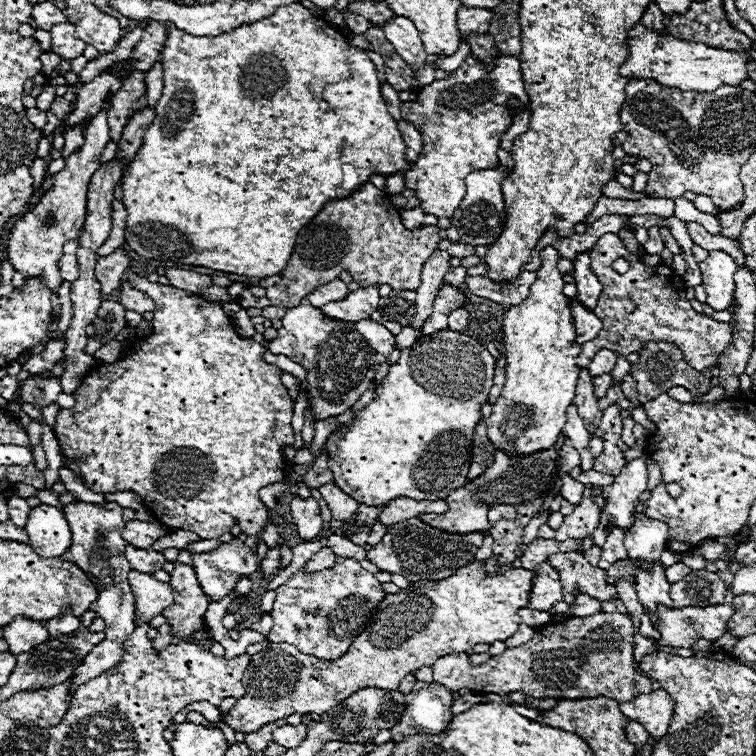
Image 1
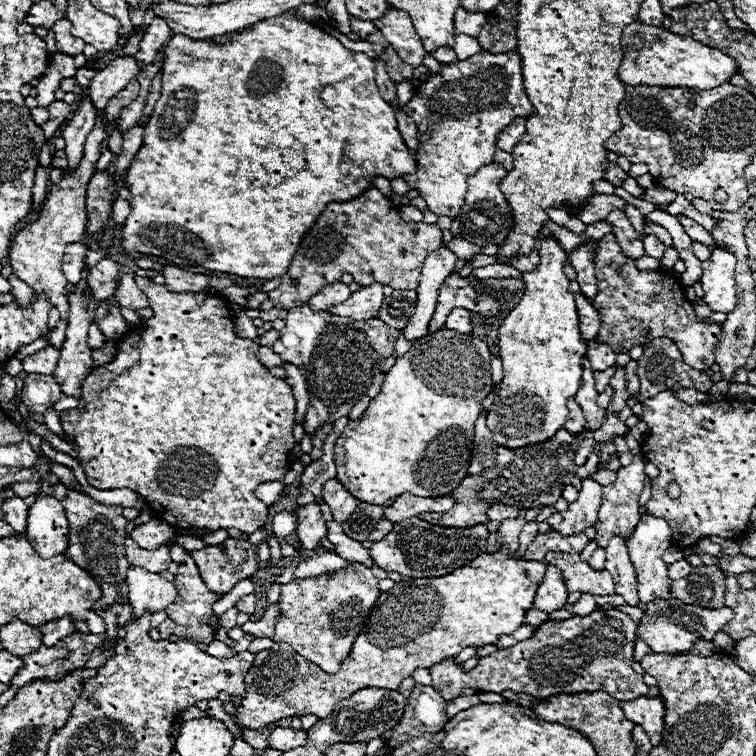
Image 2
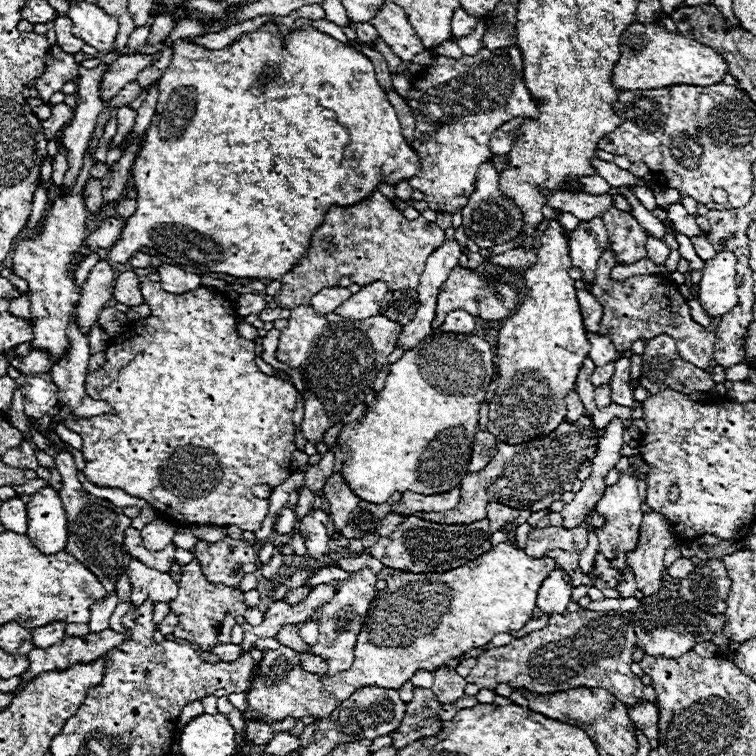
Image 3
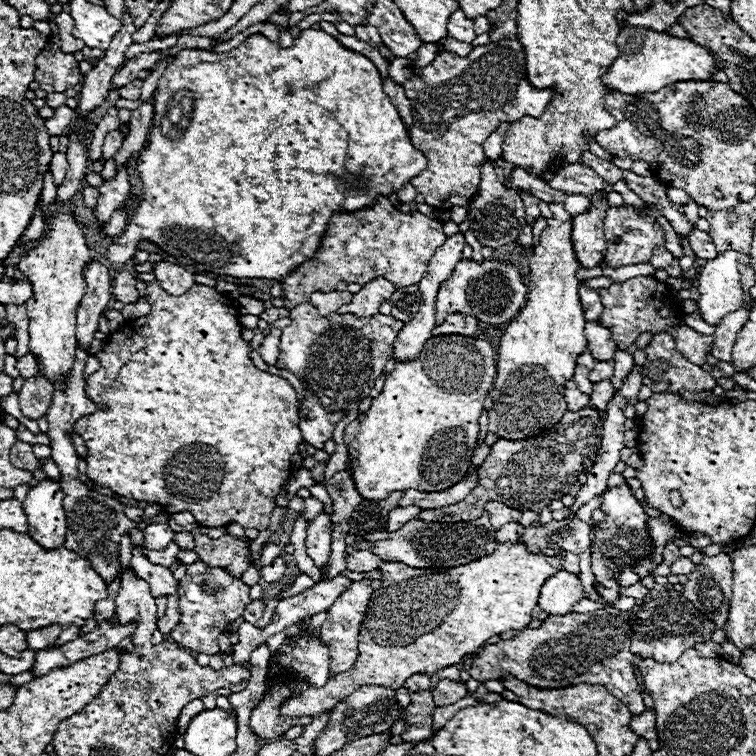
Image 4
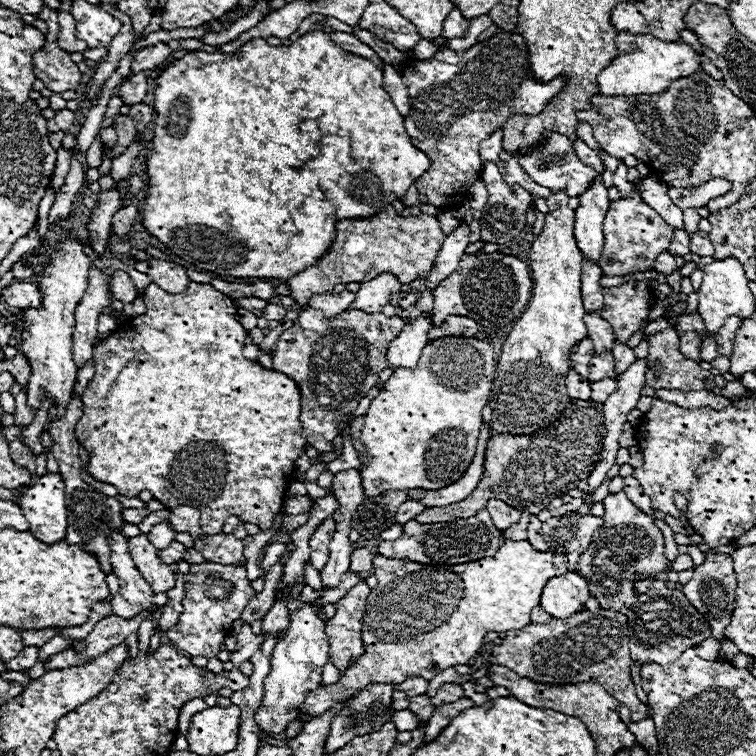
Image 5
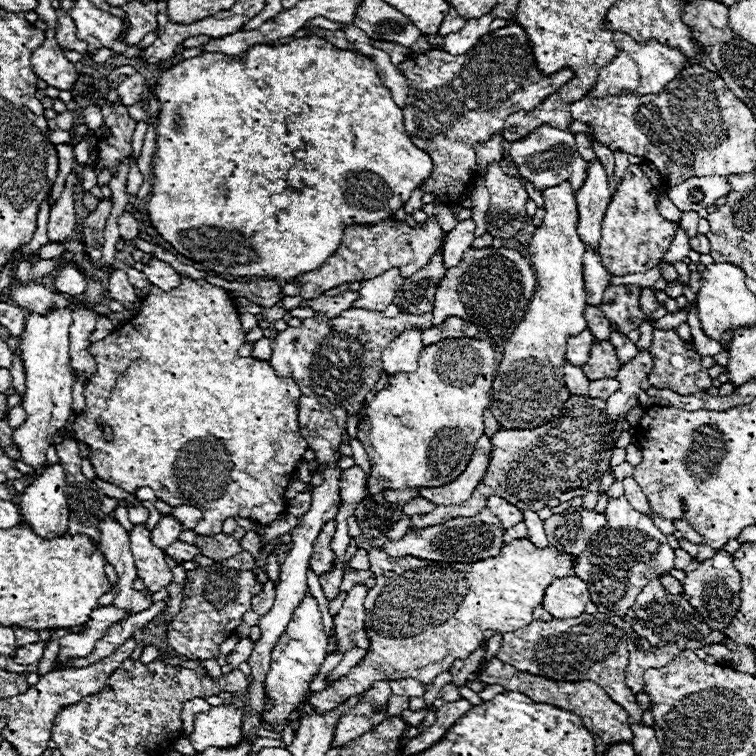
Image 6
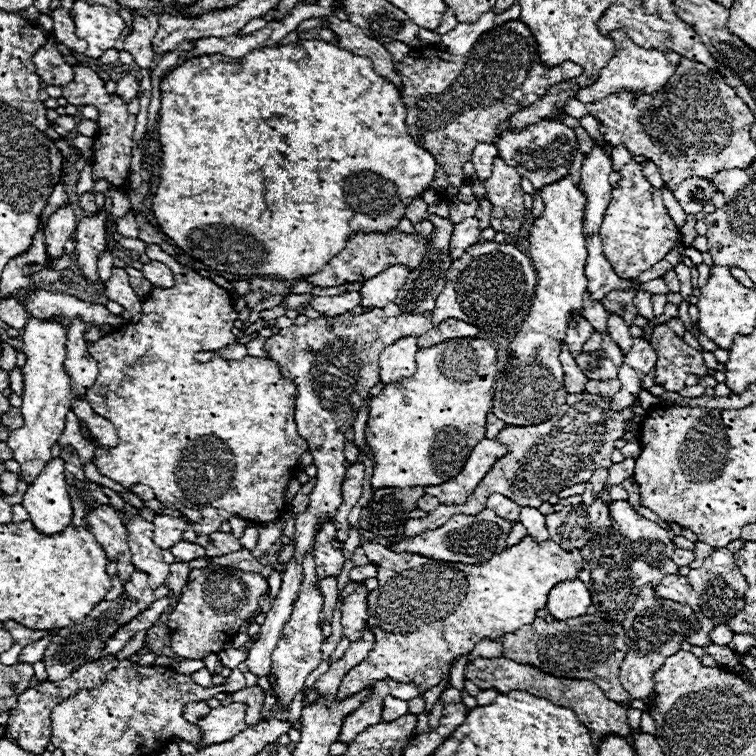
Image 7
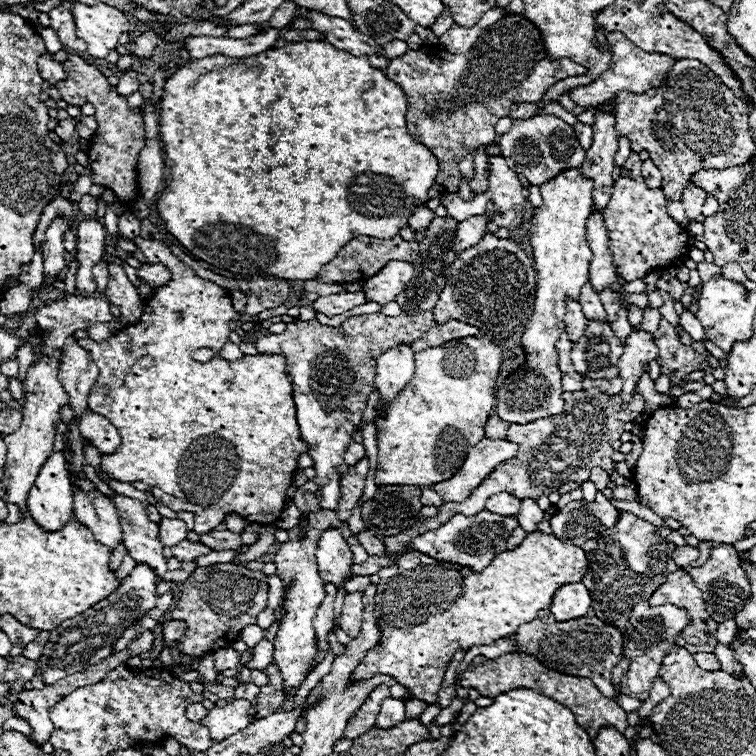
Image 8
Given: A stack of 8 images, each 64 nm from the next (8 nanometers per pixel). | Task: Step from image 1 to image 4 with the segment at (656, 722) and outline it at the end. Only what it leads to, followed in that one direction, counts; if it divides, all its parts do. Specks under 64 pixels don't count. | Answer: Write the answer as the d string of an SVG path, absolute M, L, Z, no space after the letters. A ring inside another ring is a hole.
M646 710L644 714L634 716L632 722L630 722L630 730L636 736L648 740L648 746L650 746L652 752L658 750L658 736L656 736L656 722L654 722L654 718L656 718L654 712L652 710Z

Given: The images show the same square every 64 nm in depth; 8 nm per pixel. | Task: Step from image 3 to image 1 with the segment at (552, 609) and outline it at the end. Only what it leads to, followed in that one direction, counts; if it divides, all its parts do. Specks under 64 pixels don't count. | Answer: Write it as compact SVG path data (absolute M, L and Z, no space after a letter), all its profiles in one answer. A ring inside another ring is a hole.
M550 562L538 564L538 576L532 586L532 596L530 596L528 608L546 612L562 600L564 600L564 592L562 592L562 582L560 582L558 570L554 566L550 566Z

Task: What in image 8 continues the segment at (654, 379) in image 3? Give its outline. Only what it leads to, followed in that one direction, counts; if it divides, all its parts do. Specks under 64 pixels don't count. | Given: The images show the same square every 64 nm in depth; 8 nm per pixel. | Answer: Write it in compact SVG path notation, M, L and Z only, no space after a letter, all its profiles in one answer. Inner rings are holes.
M662 318L658 330L654 332L654 340L658 346L658 364L660 372L668 374L672 384L680 384L682 378L694 370L706 370L710 364L706 356L686 348L676 334L676 328Z

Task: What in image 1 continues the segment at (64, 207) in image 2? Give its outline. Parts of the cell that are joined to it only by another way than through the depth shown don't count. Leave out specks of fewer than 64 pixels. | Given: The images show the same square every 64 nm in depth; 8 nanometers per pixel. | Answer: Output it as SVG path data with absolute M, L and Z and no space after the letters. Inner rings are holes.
M110 98L106 100L104 108L92 118L92 124L86 128L86 134L84 134L84 144L82 148L76 152L76 156L70 156L66 160L66 168L60 170L56 176L54 176L54 184L52 188L40 198L40 202L30 210L26 212L12 228L12 234L6 242L6 254L8 254L8 260L10 264L14 266L16 272L24 274L26 278L40 278L44 284L48 284L50 292L58 292L58 288L62 286L62 276L60 276L60 270L58 270L58 260L62 256L62 246L64 242L68 240L78 240L80 238L80 232L84 228L84 220L86 220L86 192L88 192L88 184L90 184L90 178L92 174L100 168L100 154L104 152L106 144L110 142L110 128L108 128L108 112L110 108Z

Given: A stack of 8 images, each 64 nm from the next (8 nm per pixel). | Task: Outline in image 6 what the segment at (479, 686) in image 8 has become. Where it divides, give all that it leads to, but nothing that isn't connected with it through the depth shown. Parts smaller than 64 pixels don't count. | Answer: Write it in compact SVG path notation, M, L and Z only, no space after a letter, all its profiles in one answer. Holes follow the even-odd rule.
M492 658L486 662L486 668L482 670L482 674L478 674L478 680L482 686L492 686L492 684L500 684L506 692L510 690L518 690L530 698L534 698L536 702L546 702L552 704L556 708L562 710L570 710L576 716L582 718L582 722L586 724L586 728L598 736L596 740L596 752L604 754L604 750L608 748L608 744L612 742L630 742L632 740L632 730L628 724L628 712L616 704L598 684L594 684L592 680L584 680L584 682L556 682L544 676L534 676L530 672L520 672L510 664L504 664L498 658Z

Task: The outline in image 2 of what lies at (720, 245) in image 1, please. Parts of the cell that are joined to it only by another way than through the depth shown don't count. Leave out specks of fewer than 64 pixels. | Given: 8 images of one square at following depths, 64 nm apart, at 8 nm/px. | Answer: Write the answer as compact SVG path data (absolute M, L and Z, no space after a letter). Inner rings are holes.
M678 214L676 216L678 218L678 222L682 224L682 228L684 228L684 232L692 238L692 240L698 240L698 242L704 242L706 246L710 246L710 248L714 248L714 242L710 240L712 236L700 226L700 224L696 224L694 220L690 220L688 216L684 216L684 214Z

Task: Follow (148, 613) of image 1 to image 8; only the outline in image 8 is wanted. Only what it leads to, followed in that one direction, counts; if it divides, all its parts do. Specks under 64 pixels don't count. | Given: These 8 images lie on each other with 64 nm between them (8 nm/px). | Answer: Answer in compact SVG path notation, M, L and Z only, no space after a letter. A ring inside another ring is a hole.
M114 492L114 504L118 510L118 520L124 530L124 546L136 562L144 562L150 568L156 568L158 582L166 572L166 560L162 556L162 542L158 534L158 524L148 520L146 506L140 500L126 498L124 494Z

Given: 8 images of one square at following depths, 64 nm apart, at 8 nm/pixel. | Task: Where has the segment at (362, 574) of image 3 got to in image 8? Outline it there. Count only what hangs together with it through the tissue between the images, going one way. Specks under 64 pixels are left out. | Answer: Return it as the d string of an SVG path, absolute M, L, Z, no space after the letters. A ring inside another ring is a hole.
M362 592L346 594L342 616L340 616L340 626L350 638L356 638L360 628L362 628L362 612L364 612Z

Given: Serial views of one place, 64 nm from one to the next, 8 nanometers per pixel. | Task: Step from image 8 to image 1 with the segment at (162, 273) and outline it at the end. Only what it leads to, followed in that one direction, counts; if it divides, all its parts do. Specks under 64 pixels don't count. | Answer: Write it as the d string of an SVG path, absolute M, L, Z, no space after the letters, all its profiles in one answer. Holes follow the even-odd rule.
M166 268L166 278L172 288L188 290L188 292L196 292L196 294L200 294L202 290L212 286L210 276L198 274L192 270L182 270L182 268Z

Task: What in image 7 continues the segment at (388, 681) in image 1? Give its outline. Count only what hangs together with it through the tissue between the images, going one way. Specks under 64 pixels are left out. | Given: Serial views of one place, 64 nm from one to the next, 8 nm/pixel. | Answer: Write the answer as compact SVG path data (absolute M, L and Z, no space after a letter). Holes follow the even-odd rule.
M532 536L522 538L512 548L506 548L504 552L492 556L488 562L480 566L468 566L460 562L438 562L420 554L396 554L390 548L372 542L362 540L360 546L364 548L366 556L372 562L378 562L378 588L370 592L368 602L368 624L376 636L376 644L348 676L344 676L338 698L350 696L366 686L372 686L376 680L392 678L396 682L408 684L412 682L420 696L424 696L426 690L432 690L440 684L444 674L450 670L452 662L460 656L466 656L472 652L472 648L480 640L496 640L498 636L516 632L524 624L532 624L536 618L536 612L540 608L546 608L550 590L564 582L564 580L576 580L578 572L582 570L582 554L580 550L564 550L554 540L546 540L542 544L536 544Z

